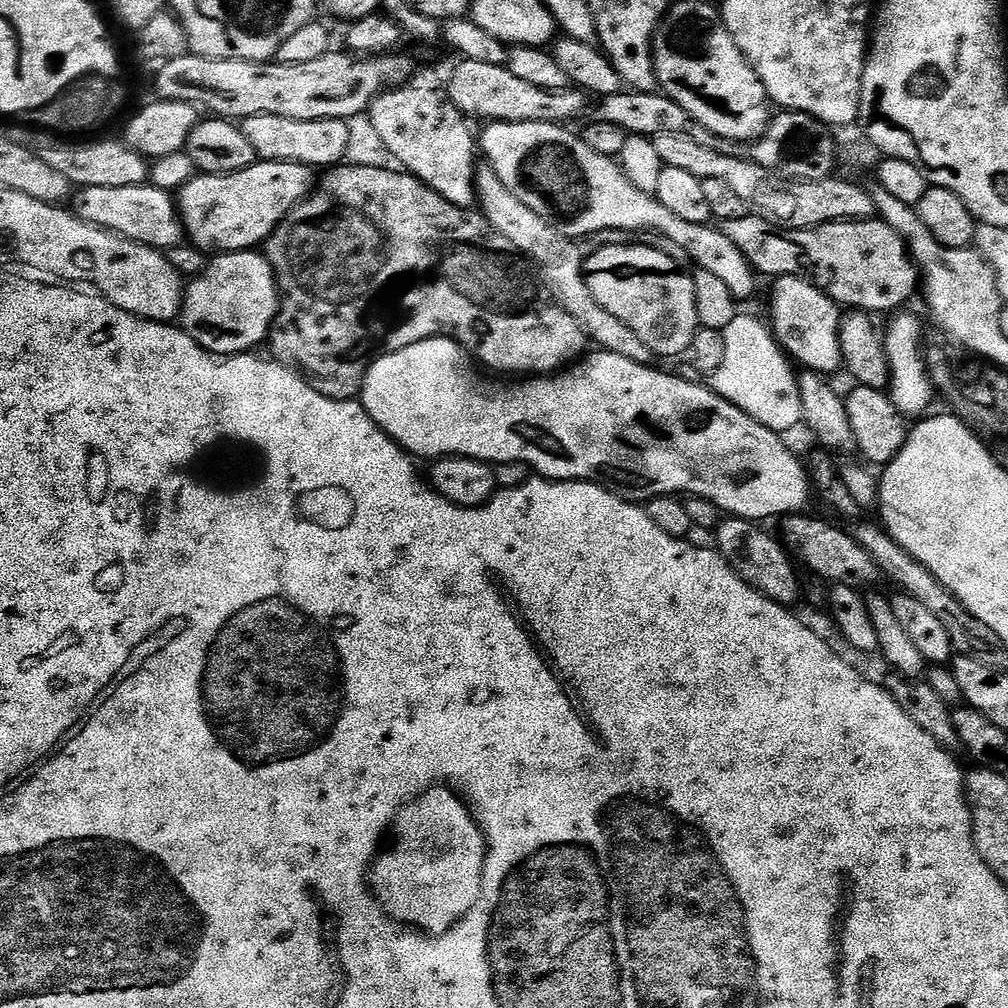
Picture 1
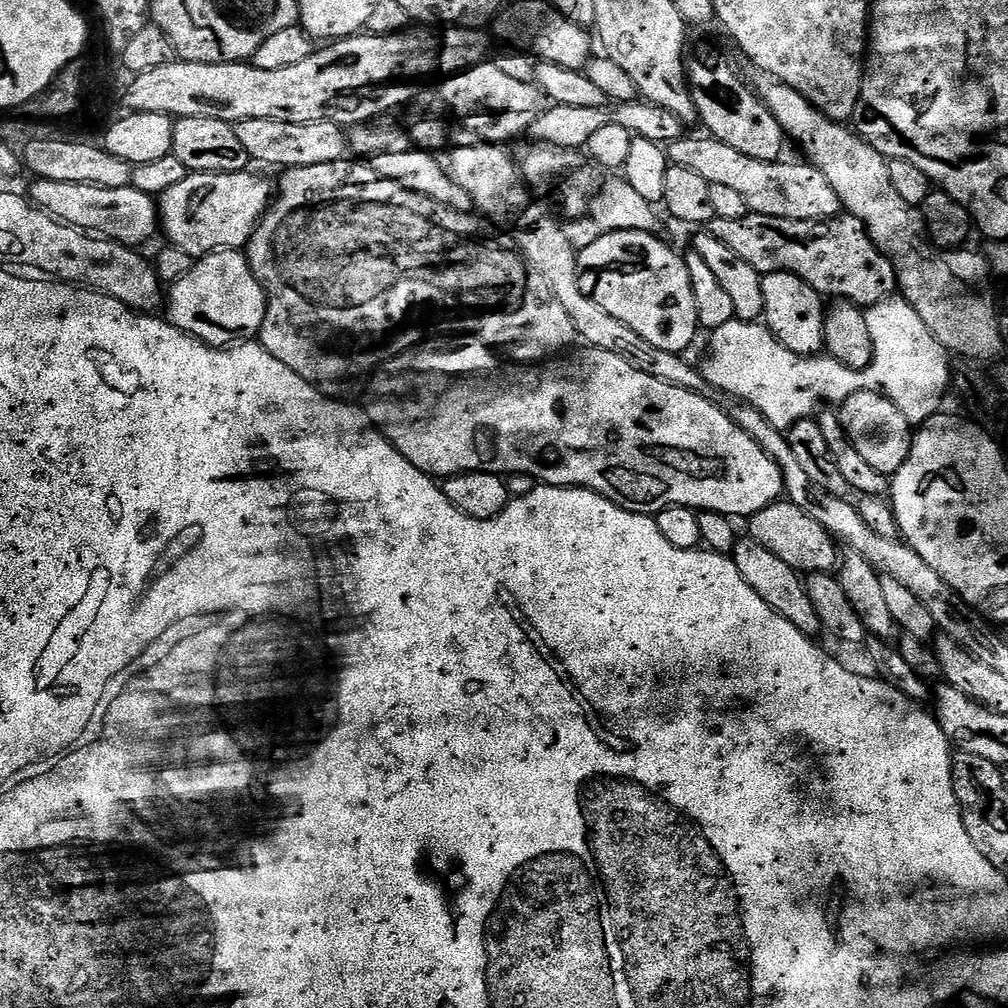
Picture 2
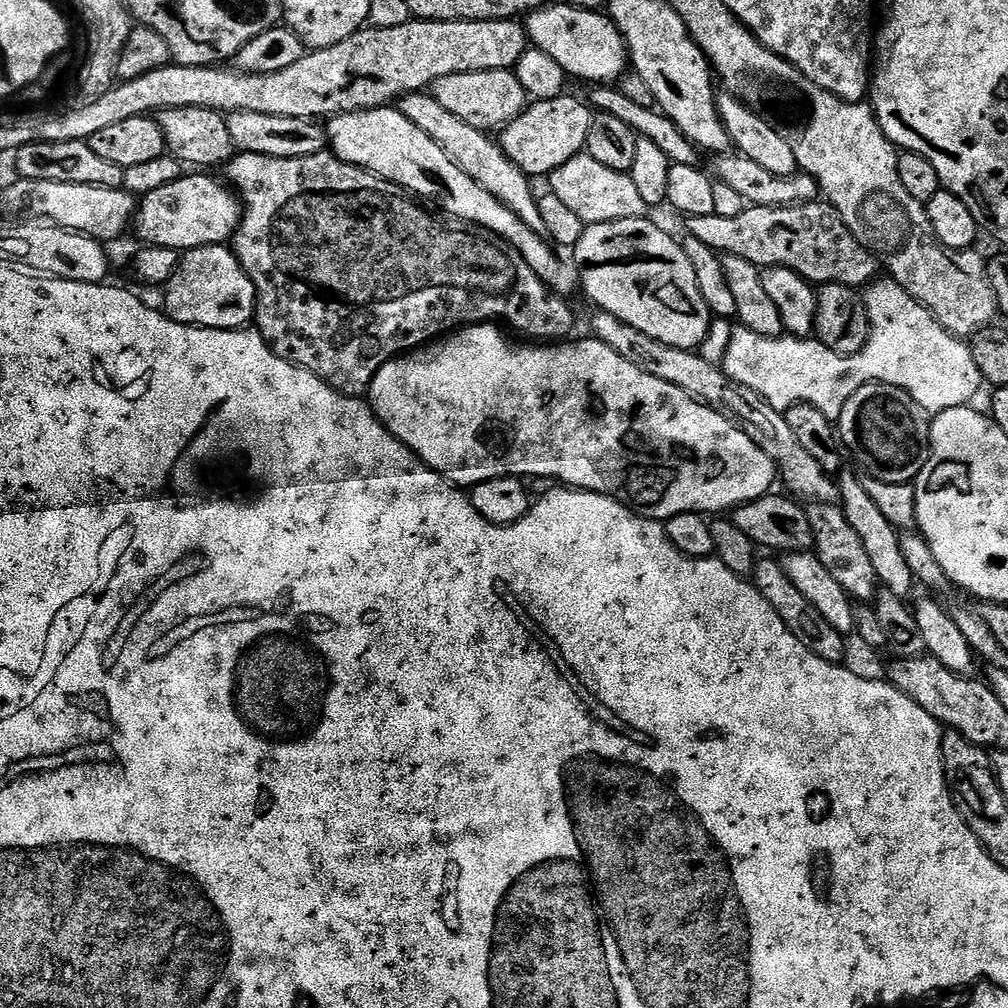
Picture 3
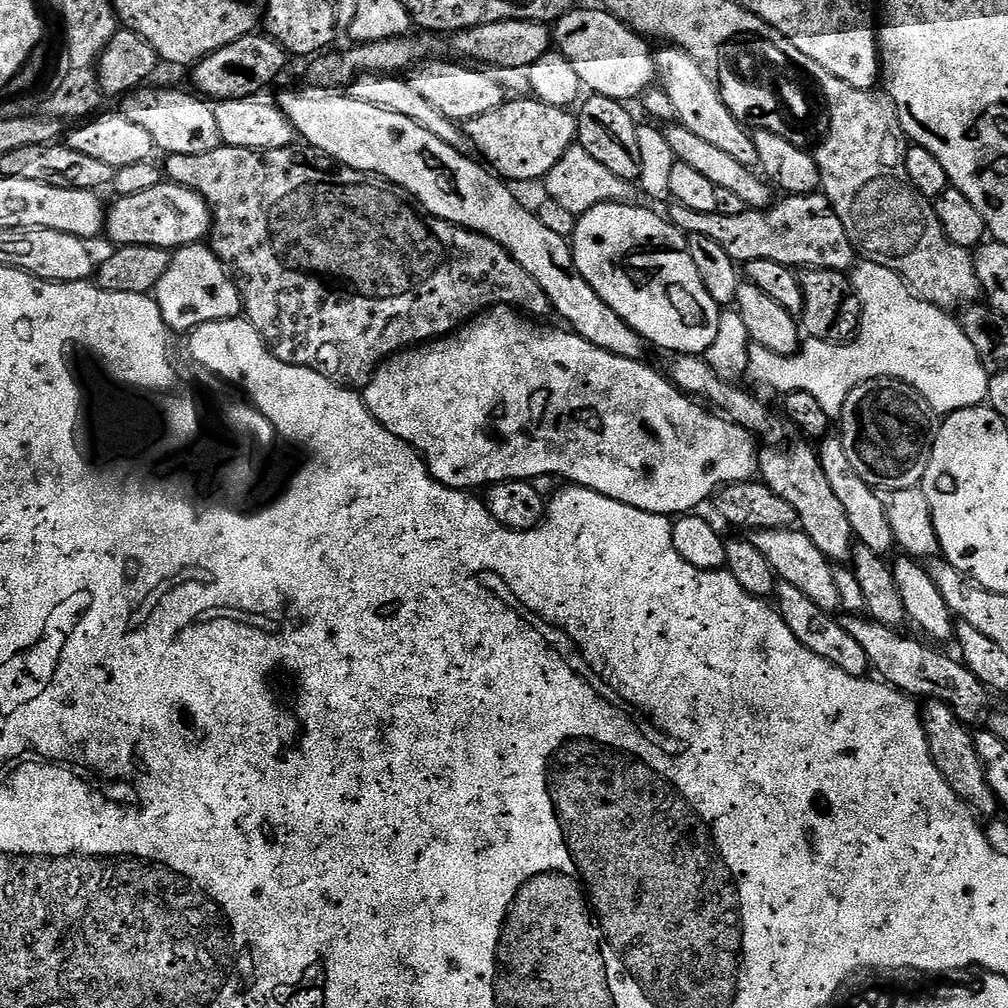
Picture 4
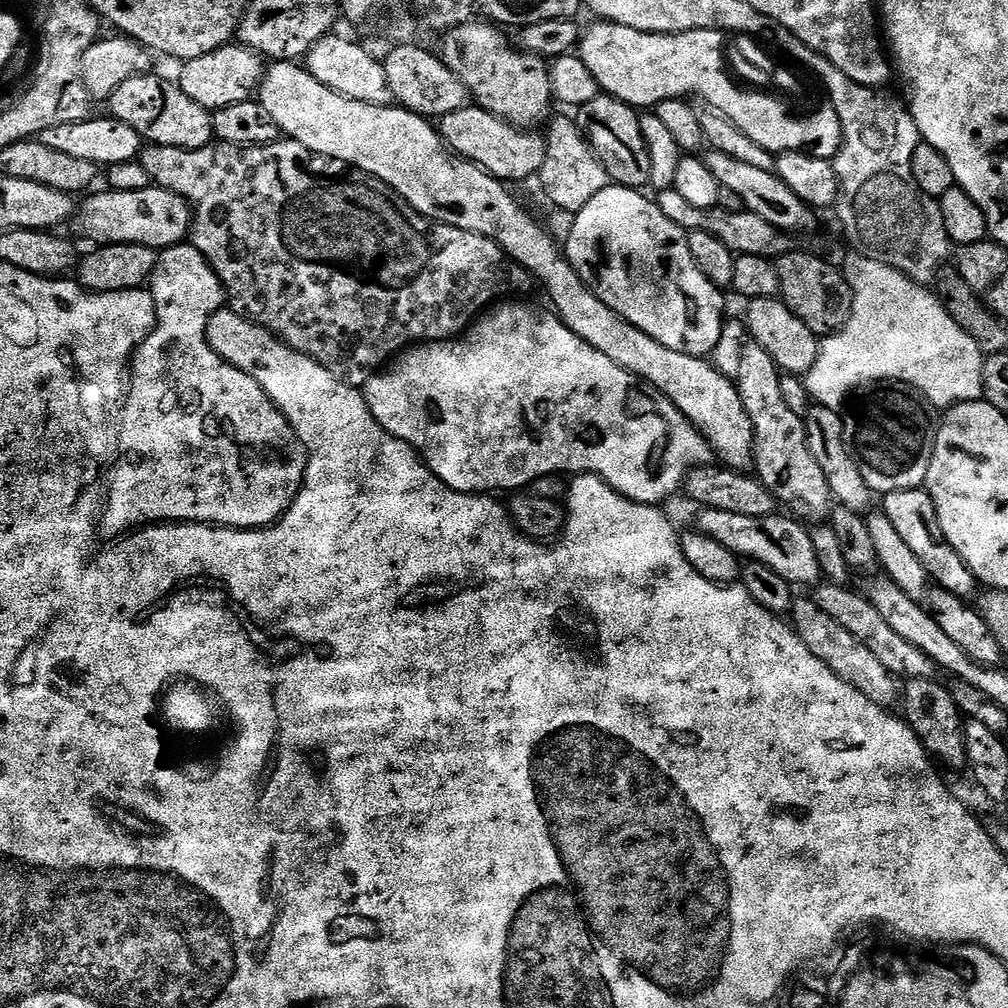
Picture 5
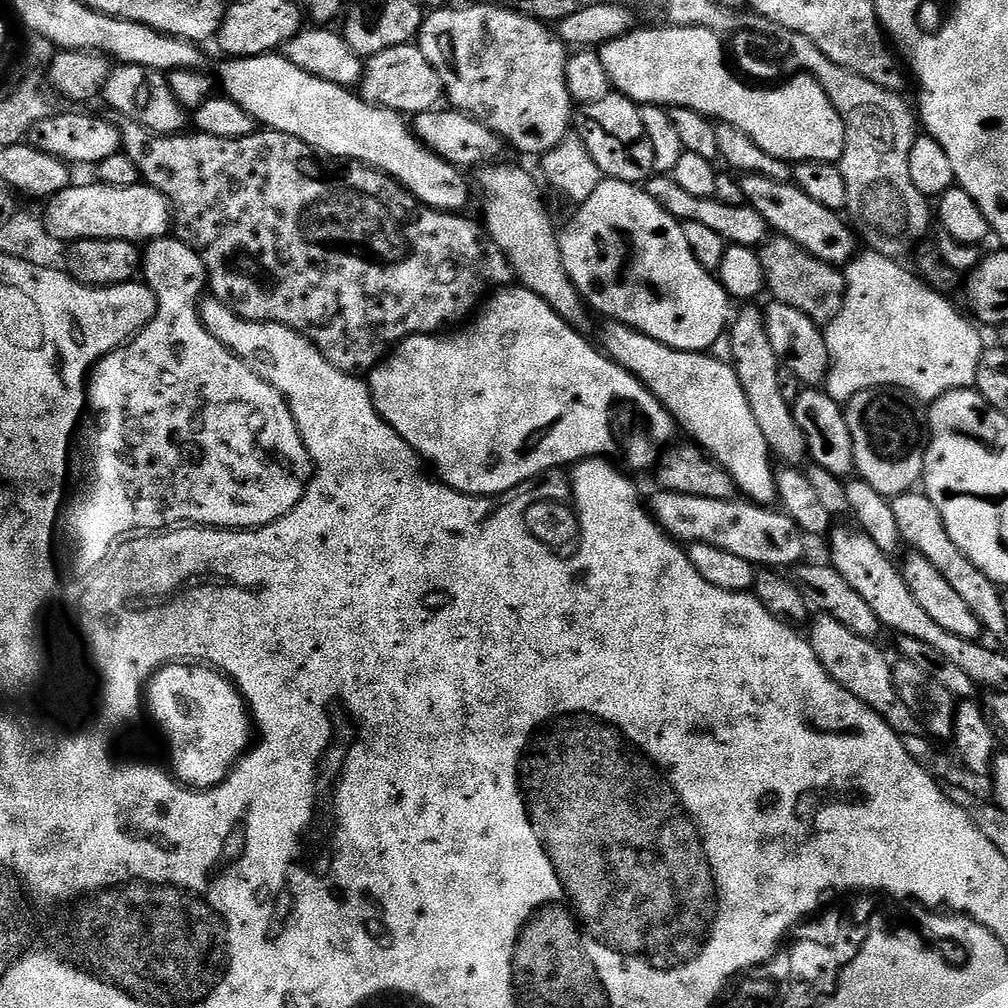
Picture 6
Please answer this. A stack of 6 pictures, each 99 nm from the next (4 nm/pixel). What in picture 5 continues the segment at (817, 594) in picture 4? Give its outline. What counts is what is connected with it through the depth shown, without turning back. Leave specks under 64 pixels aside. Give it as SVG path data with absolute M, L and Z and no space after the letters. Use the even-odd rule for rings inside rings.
M713 508L703 509L699 514L699 531L714 538L714 542L722 542L722 546L726 546L726 550L730 550L735 556L748 562L770 566L770 570L782 574L782 578L786 578L793 586L815 585L821 579L811 531L807 527L804 529L799 519L791 515L780 516L781 514L766 518L745 518L742 514L729 514L726 510Z

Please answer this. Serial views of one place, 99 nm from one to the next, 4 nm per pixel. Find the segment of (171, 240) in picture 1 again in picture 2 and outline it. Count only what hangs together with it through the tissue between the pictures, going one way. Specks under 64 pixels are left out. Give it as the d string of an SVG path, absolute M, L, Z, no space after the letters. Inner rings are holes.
M37 179L35 183L31 199L41 212L47 212L53 220L62 224L89 234L99 234L133 250L139 249L139 244L146 243L160 228L157 201L137 188L99 188L78 182L50 182L42 179Z

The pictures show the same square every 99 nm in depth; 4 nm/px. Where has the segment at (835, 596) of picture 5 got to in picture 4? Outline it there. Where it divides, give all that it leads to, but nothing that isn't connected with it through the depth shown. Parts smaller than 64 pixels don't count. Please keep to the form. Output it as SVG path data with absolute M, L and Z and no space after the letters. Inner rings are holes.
M844 614L839 617L839 621L846 634L850 634L850 638L855 638L858 646L866 650L866 658L875 675L888 683L891 688L896 688L909 698L921 696L921 701L924 702L930 700L946 702L946 706L950 706L950 710L958 714L961 722L969 726L975 726L980 719L980 723L985 719L989 711L990 693L955 655L952 657L944 652L935 652L932 649L935 647L931 643L923 639L911 640L910 637L903 636L905 634L903 631L882 626L864 614Z

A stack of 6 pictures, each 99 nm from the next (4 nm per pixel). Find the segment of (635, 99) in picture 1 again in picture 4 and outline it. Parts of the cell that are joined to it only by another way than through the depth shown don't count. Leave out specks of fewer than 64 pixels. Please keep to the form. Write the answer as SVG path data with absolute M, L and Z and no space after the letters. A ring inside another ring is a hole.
M535 98L527 99L505 99L498 110L490 110L490 114L478 114L478 118L470 118L462 124L475 155L508 182L543 181L562 156L577 143L576 116L569 109L543 104Z

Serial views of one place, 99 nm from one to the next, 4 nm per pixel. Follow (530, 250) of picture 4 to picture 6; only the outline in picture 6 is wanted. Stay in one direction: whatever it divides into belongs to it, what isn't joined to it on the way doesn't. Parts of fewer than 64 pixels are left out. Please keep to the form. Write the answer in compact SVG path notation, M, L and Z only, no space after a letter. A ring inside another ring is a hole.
M283 54L266 56L241 56L228 58L220 68L220 84L223 95L238 102L246 114L256 119L257 125L273 132L285 132L315 148L317 153L334 156L338 160L357 160L378 172L391 176L406 191L422 201L426 206L437 208L439 212L465 211L468 204L468 180L461 169L438 158L429 148L425 148L416 139L416 133L406 123L399 112L391 112L389 108L380 108L376 104L367 104L355 91L339 88L334 82L326 82L322 78L314 78L314 74L306 74L306 70L298 70L294 62L290 62ZM605 323L604 344L602 348L619 368L626 369L636 377L645 388L649 388L660 400L667 412L681 429L689 432L691 439L703 448L716 463L723 466L730 474L737 489L751 503L761 506L772 506L777 503L776 478L774 464L766 446L766 438L762 438L762 429L754 418L754 410L750 410L750 402L746 402L746 394L742 390L742 382L738 382L738 374L731 363L715 360L712 354L702 352L679 352L677 348L666 346L636 328L627 328L624 324Z

